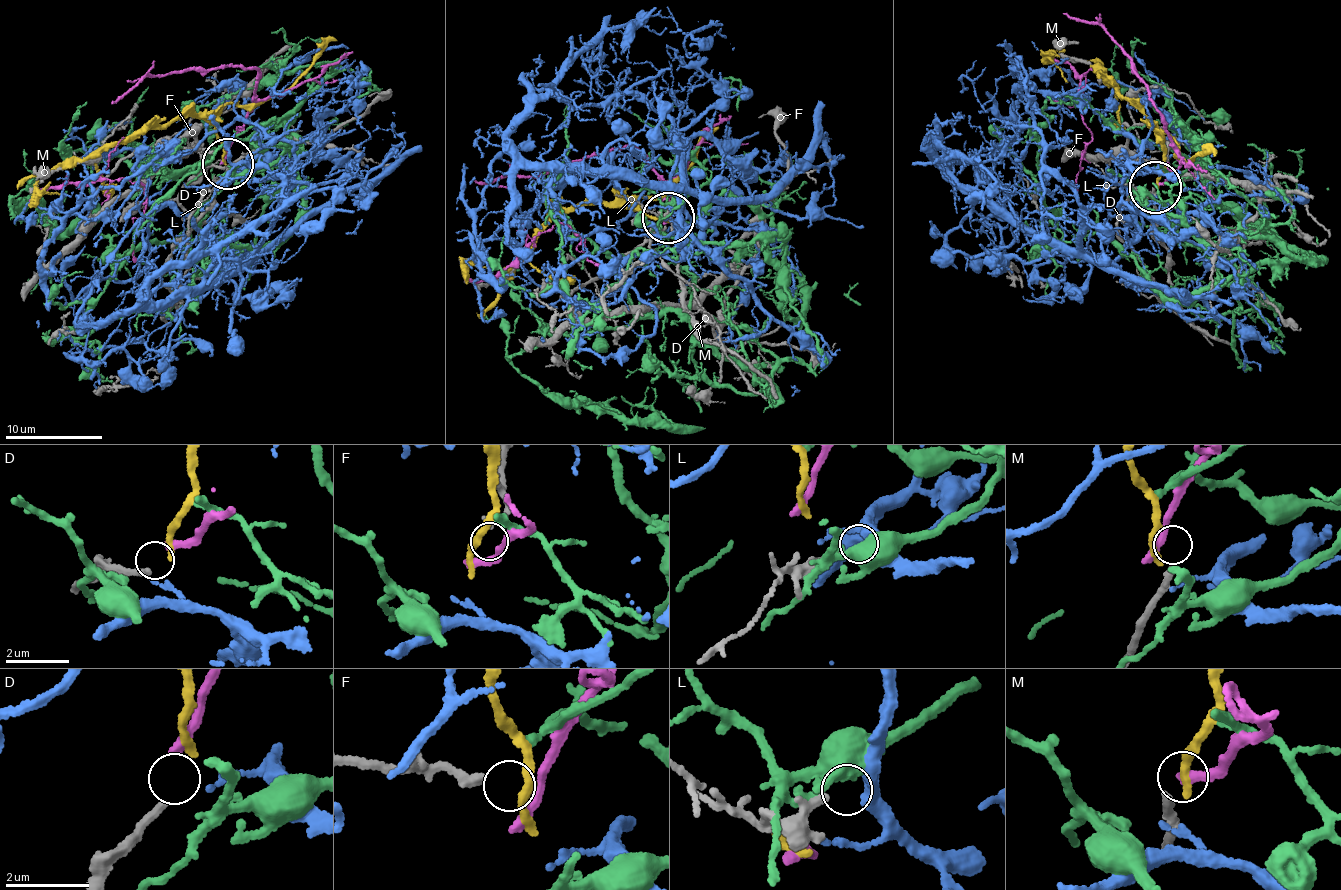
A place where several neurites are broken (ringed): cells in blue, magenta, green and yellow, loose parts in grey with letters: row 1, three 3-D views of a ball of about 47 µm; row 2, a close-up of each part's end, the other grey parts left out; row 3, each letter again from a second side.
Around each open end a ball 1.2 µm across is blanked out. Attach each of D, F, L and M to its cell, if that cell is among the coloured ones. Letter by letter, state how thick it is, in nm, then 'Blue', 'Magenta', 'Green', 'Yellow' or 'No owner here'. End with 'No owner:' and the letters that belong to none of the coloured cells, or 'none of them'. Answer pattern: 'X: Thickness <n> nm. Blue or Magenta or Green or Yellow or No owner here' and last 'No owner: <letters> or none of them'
D: Thickness 170 nm. Magenta
F: Thickness 240 nm. No owner here
L: Thickness 240 nm. Blue
M: Thickness 190 nm. No owner here
No owner: F, M

